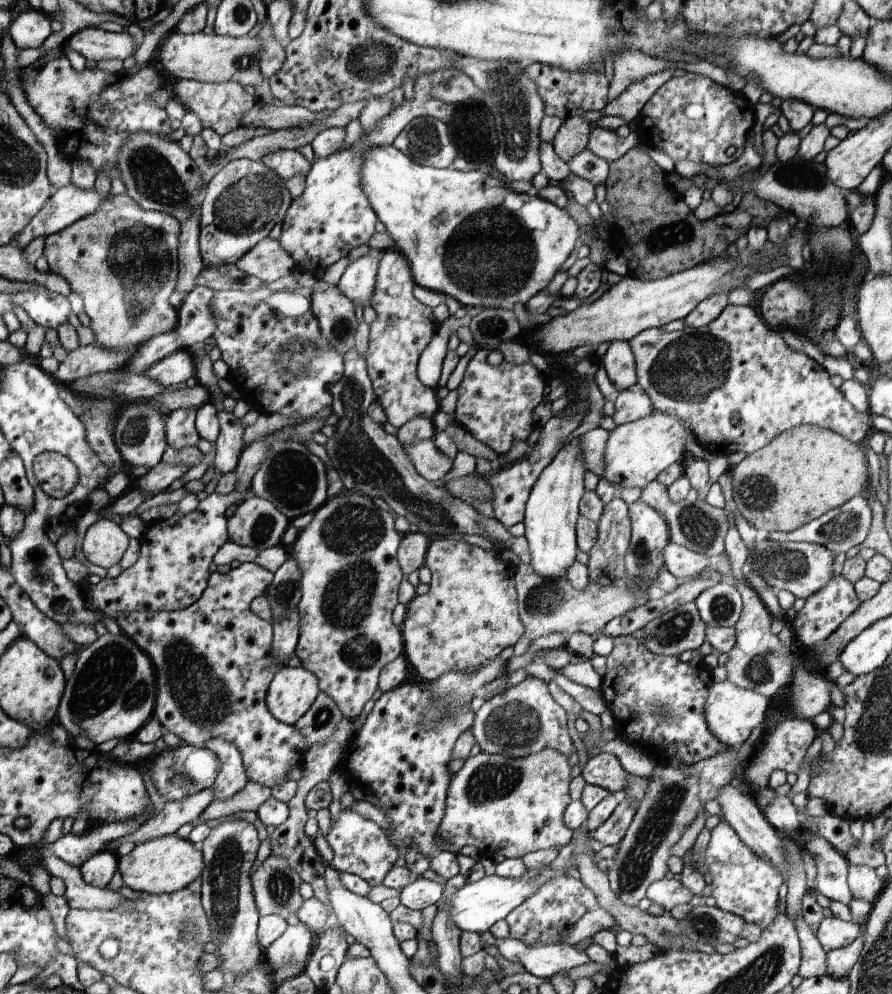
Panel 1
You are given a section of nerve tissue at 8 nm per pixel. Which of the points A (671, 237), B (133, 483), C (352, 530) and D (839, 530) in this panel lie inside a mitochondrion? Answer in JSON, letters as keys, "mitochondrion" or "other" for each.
{"A":"mitochondrion","B":"other","C":"mitochondrion","D":"mitochondrion"}

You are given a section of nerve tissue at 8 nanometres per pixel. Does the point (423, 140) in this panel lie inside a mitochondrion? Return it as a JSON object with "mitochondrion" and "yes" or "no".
{"mitochondrion":"yes"}

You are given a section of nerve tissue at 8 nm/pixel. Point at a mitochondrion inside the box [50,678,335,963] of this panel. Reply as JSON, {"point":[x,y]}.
{"point":[224,868]}

